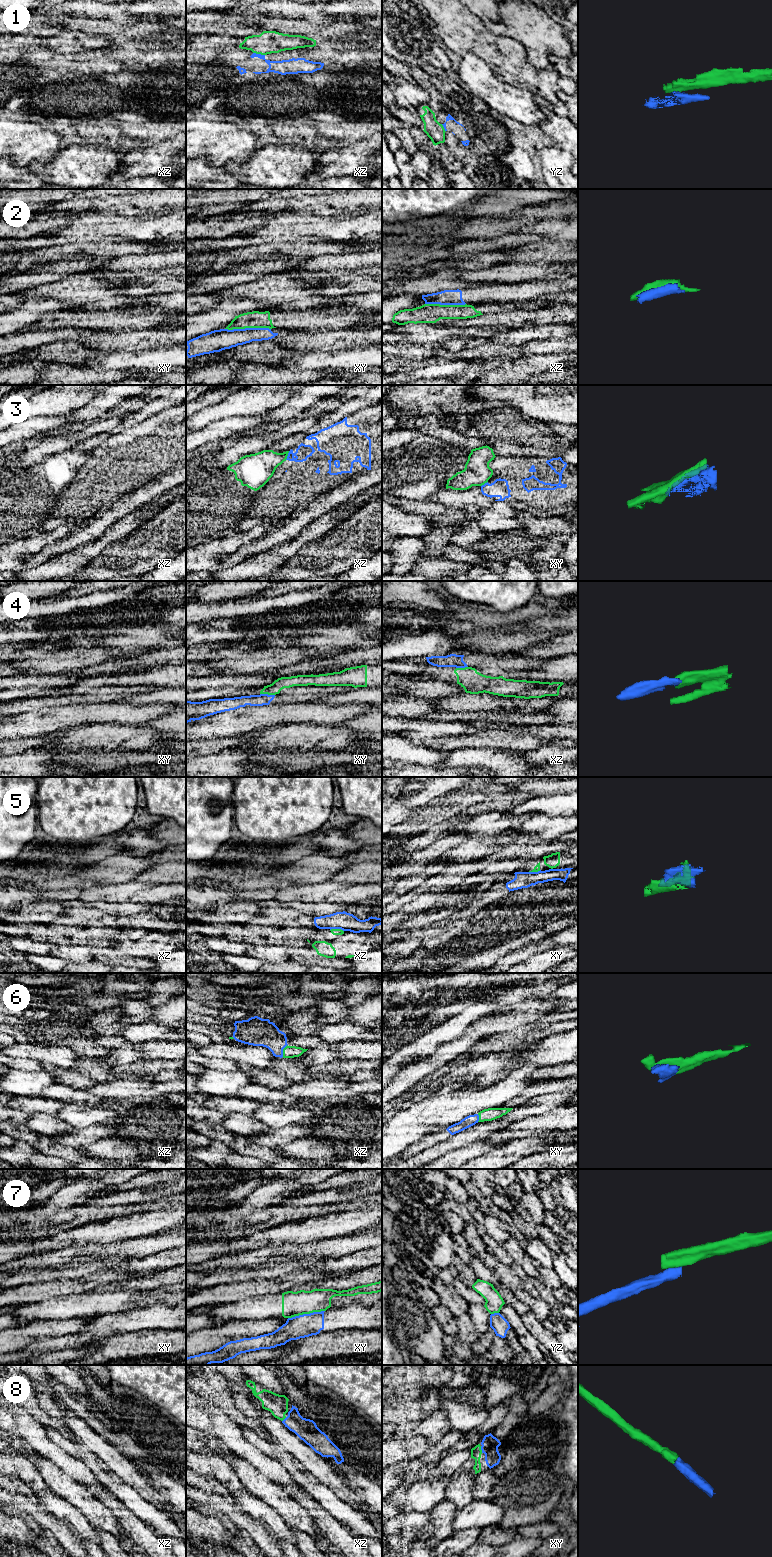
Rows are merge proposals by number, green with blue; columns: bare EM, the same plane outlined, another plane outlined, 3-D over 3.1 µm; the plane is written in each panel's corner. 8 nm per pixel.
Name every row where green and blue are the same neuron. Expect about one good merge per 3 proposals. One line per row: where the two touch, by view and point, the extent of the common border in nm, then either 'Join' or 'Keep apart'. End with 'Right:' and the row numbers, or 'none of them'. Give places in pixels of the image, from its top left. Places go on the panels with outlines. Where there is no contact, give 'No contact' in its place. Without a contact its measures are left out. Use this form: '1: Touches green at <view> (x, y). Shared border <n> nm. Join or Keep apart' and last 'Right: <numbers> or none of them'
1: Touches green at xz (259, 53). Shared border 100 nm. Keep apart
2: Touches green at xy (247, 327). Shared border 360 nm. Keep apart
3: Touches green at xz (287, 455). Shared border 80 nm. Keep apart
4: Touches green at xy (267, 693). Shared border 120 nm. Keep apart
5: Touches green at xz (337, 929). Shared border 110 nm. Keep apart
6: Touches green at xz (283, 1050). Shared border 110 nm. Join
7: Touches green at xy (306, 1313). Shared border 300 nm. Keep apart
8: Touches green at xy (480, 1449). Shared border 60 nm. Join
Right: 6, 8

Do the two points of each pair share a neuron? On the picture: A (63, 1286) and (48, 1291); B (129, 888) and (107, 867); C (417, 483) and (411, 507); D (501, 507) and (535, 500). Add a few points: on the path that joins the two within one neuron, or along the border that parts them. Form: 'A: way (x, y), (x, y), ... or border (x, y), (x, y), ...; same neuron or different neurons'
A: way (59, 1288), (52, 1289); same neuron
B: border (132, 879), (126, 882), (100, 886); different neurons
C: border (403, 498), (427, 499); different neurons
D: border (494, 500), (504, 500), (519, 511); different neurons

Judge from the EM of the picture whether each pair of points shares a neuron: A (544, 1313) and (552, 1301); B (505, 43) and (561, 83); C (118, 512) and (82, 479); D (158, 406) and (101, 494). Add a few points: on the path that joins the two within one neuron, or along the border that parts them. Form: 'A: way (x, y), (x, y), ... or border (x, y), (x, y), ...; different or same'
A: border (540, 1297), (552, 1310); different
B: way (516, 58), (540, 82), (546, 82); same
C: border (111, 503), (101, 507); different
D: border (151, 416), (130, 427); different

